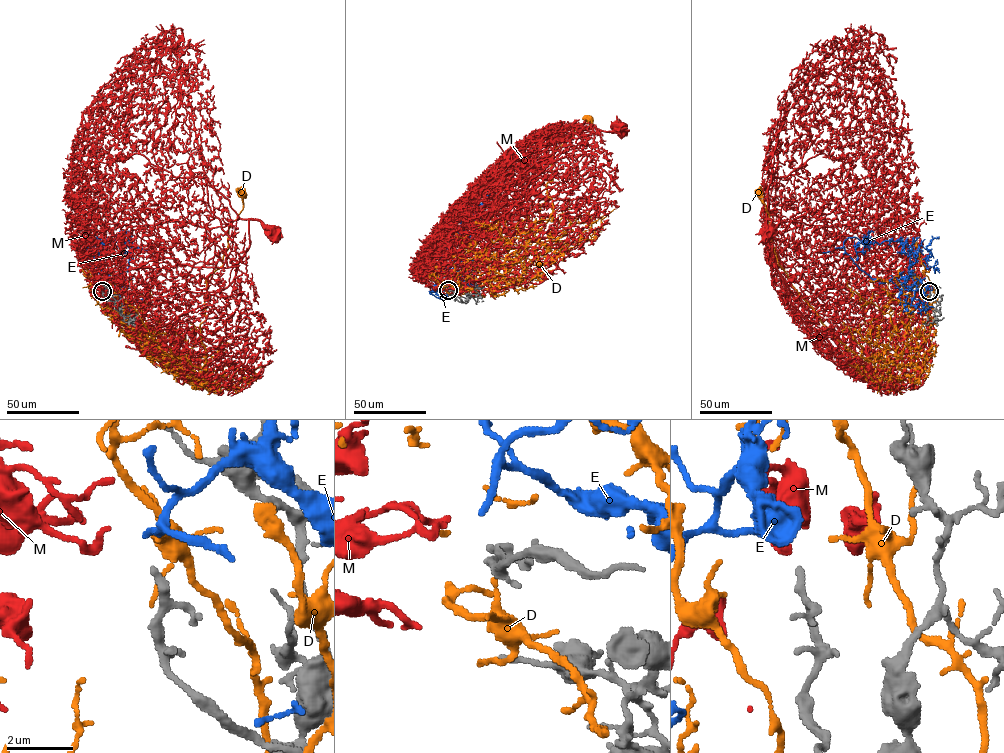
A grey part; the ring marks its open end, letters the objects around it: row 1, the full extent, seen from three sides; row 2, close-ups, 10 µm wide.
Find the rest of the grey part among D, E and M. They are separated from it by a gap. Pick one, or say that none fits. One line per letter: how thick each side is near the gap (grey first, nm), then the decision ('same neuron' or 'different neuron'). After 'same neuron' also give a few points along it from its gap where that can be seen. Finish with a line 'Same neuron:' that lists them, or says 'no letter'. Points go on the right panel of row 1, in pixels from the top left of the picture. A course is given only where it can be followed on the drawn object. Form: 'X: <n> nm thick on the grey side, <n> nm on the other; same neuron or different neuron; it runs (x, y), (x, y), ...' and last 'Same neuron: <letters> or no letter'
D: 240 nm thick on the grey side, 130 nm on the other; different neuron
E: 240 nm thick on the grey side, 190 nm on the other; same neuron; it runs (928, 289), (879, 283), (843, 242), (855, 237), (906, 242), (925, 262), (931, 255), (926, 247), (938, 237)
M: 240 nm thick on the grey side, 300 nm on the other; different neuron
Same neuron: E

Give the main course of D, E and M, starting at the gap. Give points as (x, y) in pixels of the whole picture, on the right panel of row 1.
D: (931, 289), (937, 299), (924, 307), (933, 319), (926, 339), (881, 360), (846, 355), (778, 265), (759, 194)
E: (928, 289), (879, 283), (843, 242), (855, 237), (906, 242), (925, 262), (931, 255), (926, 247), (938, 237)
M: (929, 290), (893, 275), (876, 251), (848, 248), (823, 227), (782, 222), (773, 228), (766, 219), (766, 232)

